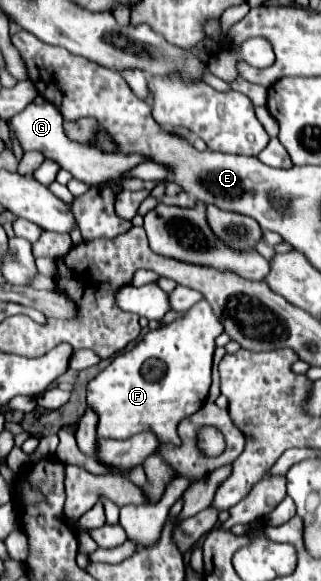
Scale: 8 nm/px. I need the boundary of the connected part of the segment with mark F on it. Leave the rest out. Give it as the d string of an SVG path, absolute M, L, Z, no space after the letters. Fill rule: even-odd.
M203 299L193 305L183 319L177 319L169 325L161 325L155 331L149 331L131 351L119 353L95 379L87 383L87 403L97 411L97 437L105 439L129 439L141 431L153 431L161 443L181 445L177 435L177 425L183 417L193 415L201 409L209 385L211 385L211 361L215 351L215 337L223 333L223 325L213 315L209 303Z

